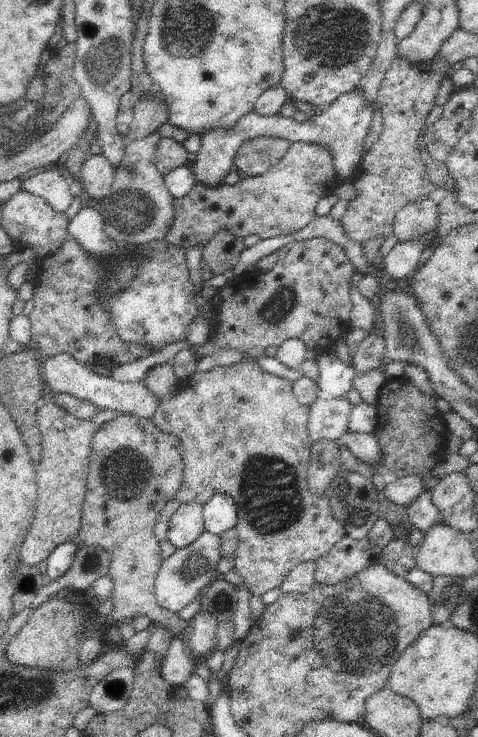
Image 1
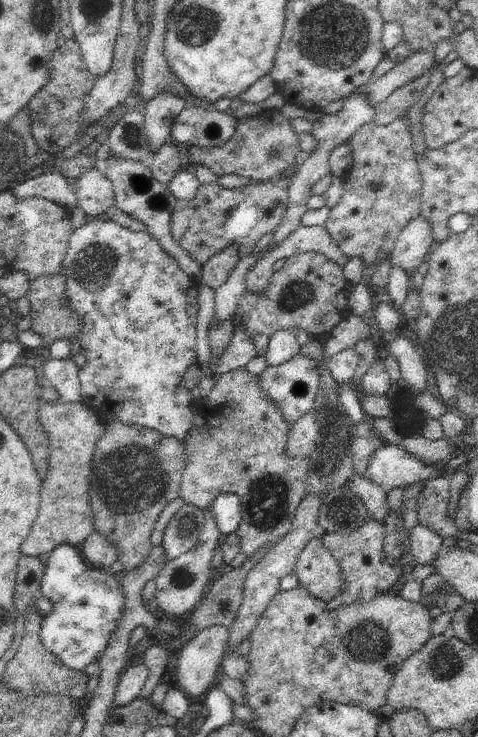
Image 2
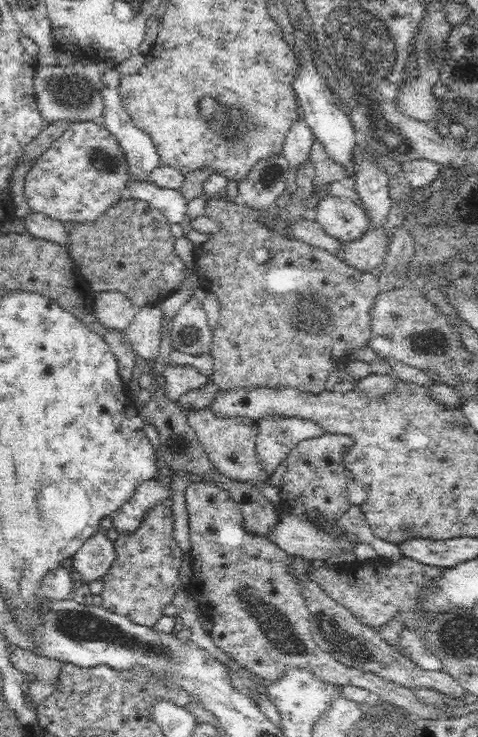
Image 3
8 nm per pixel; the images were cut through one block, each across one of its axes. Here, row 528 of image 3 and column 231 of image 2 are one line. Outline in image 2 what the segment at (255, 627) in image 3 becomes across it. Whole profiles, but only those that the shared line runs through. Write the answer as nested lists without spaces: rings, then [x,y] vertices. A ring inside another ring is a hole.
[[[289,170],[267,181],[254,181],[239,189],[227,189],[217,181],[198,187],[191,201],[177,201],[171,218],[174,240],[203,267],[215,254],[236,245],[238,258],[250,256],[266,232],[274,232],[286,212],[289,194],[287,188],[294,172]]]

